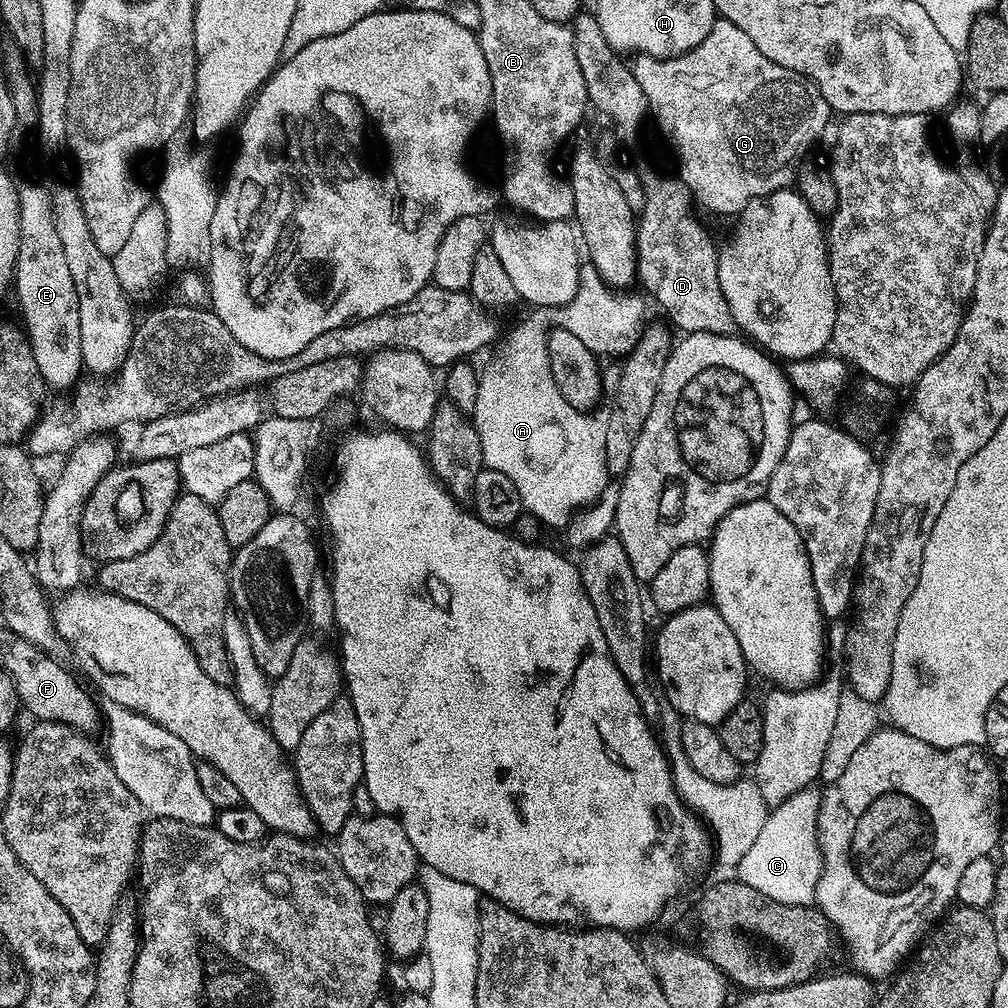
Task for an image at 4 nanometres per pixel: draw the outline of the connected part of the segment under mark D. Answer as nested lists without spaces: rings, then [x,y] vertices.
[[[652,160],[635,165],[642,190],[646,190],[646,202],[636,221],[636,275],[638,284],[656,299],[656,304],[668,315],[667,323],[681,328],[681,333],[709,332],[719,336],[731,336],[737,331],[734,318],[726,306],[722,288],[718,282],[718,248],[704,233],[699,222],[692,217],[690,196],[675,175],[663,172]]]

